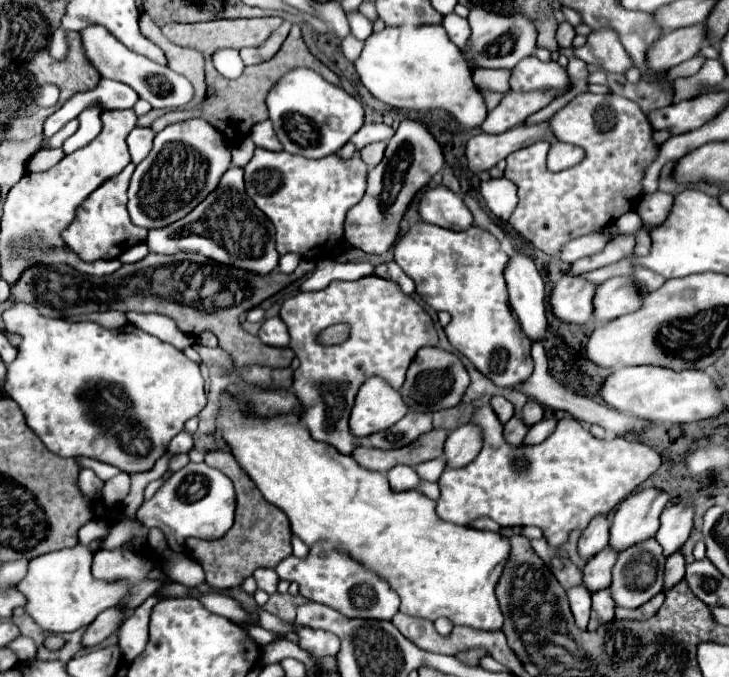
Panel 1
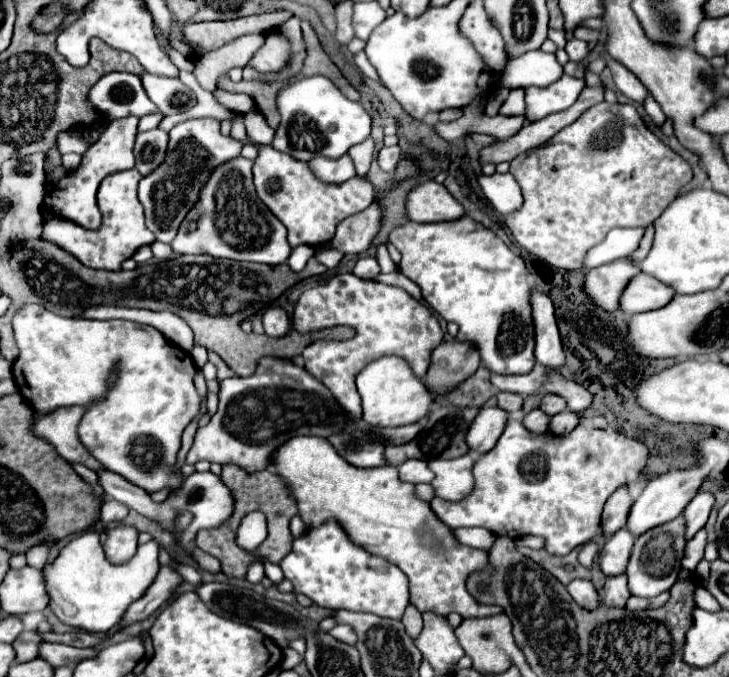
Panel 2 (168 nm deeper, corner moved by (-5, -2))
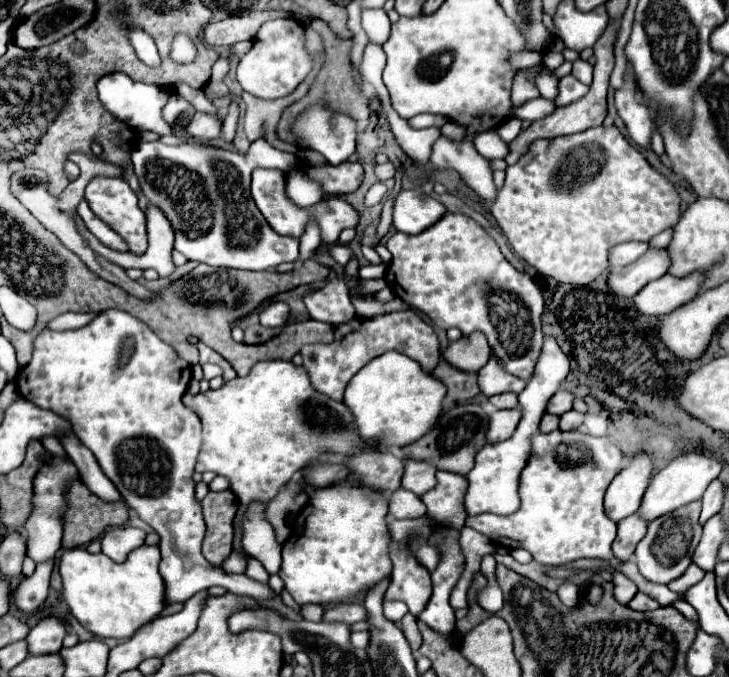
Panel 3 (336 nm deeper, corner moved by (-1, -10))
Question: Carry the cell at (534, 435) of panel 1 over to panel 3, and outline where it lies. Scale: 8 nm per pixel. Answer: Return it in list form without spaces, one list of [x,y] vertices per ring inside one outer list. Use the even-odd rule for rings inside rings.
[[[570,410],[570,412],[562,414],[562,418],[560,418],[560,430],[576,430],[582,422],[584,422],[584,414],[576,412],[576,410]]]

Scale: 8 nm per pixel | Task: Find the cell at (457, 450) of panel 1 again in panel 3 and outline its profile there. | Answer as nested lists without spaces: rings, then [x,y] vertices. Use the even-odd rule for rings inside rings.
[[[520,408],[496,410],[490,416],[490,436],[488,436],[488,442],[502,442],[502,440],[510,438],[514,434],[520,418],[522,418],[522,410]]]

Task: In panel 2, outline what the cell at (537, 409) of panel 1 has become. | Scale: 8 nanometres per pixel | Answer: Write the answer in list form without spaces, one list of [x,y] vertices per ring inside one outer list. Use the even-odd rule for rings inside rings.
[[[546,394],[546,396],[542,396],[538,408],[540,408],[544,414],[548,414],[548,416],[556,416],[556,414],[560,414],[560,412],[566,410],[566,402],[564,402],[564,398],[560,398],[560,396]]]

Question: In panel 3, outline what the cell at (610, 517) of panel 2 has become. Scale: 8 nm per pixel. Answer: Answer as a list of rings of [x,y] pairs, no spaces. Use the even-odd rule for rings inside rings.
[[[638,452],[614,476],[604,498],[604,510],[610,516],[610,520],[620,522],[622,518],[634,514],[640,508],[642,496],[652,478],[652,470],[652,456],[648,452]]]

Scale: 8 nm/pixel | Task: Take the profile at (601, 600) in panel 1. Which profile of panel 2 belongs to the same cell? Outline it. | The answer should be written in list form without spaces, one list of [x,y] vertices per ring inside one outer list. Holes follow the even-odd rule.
[[[626,574],[616,578],[606,578],[606,584],[602,588],[600,600],[608,608],[624,608],[626,600],[630,598],[628,586],[626,586]]]

